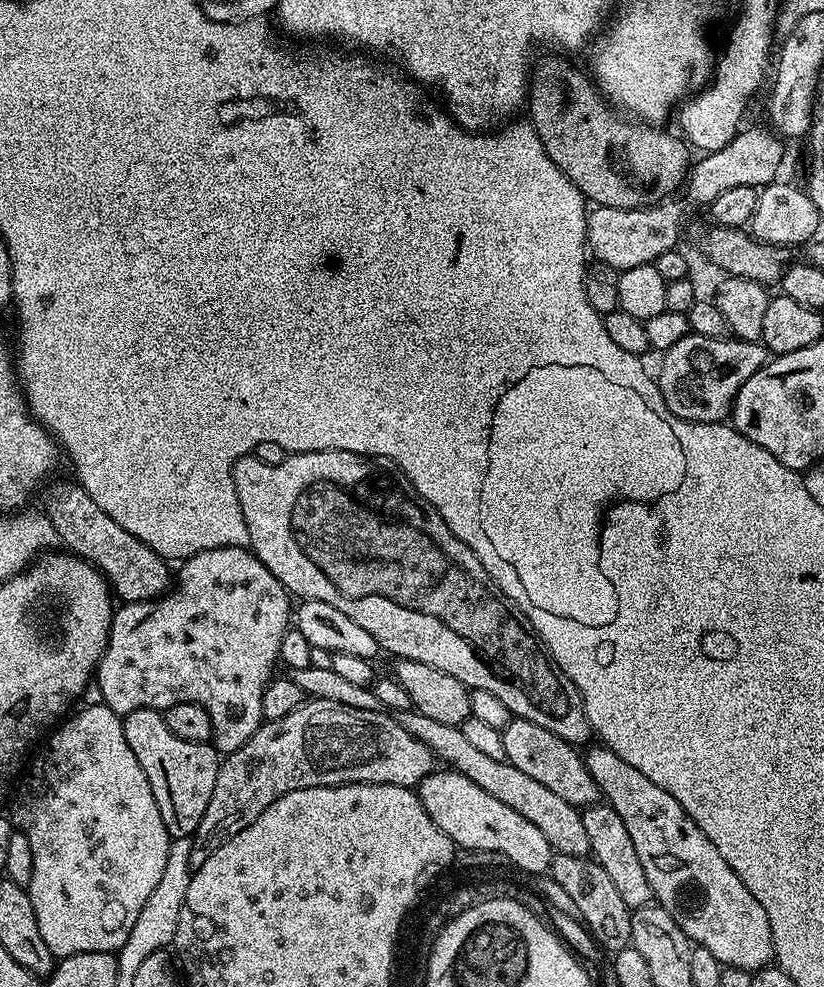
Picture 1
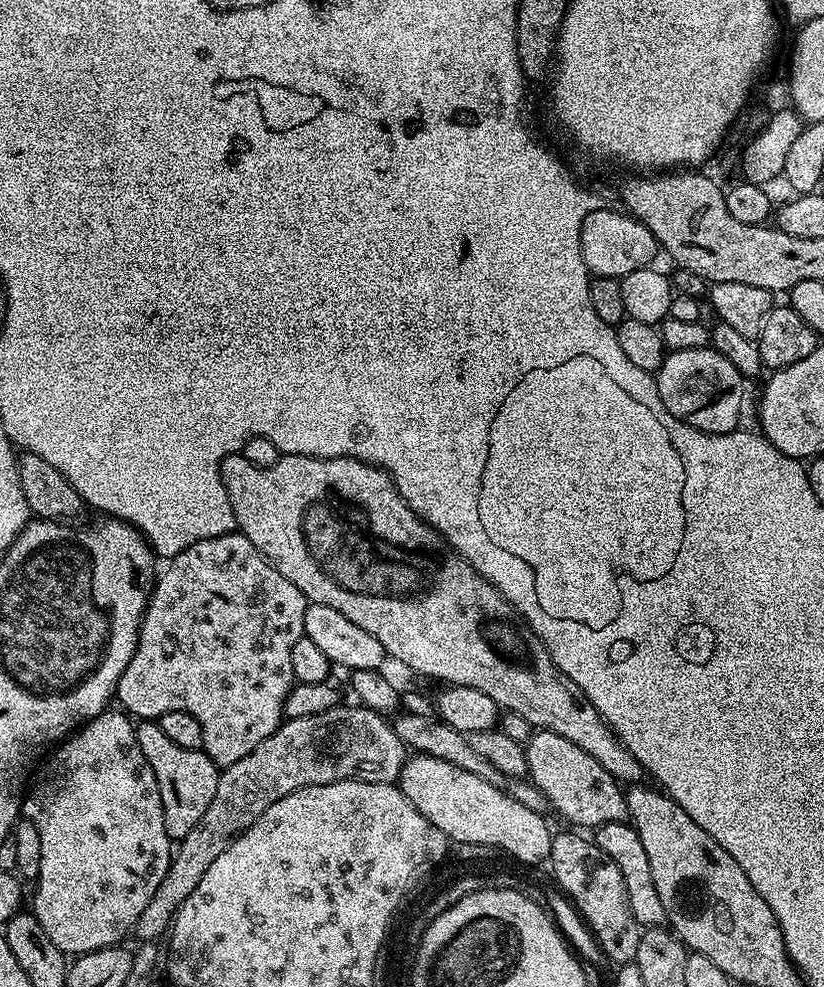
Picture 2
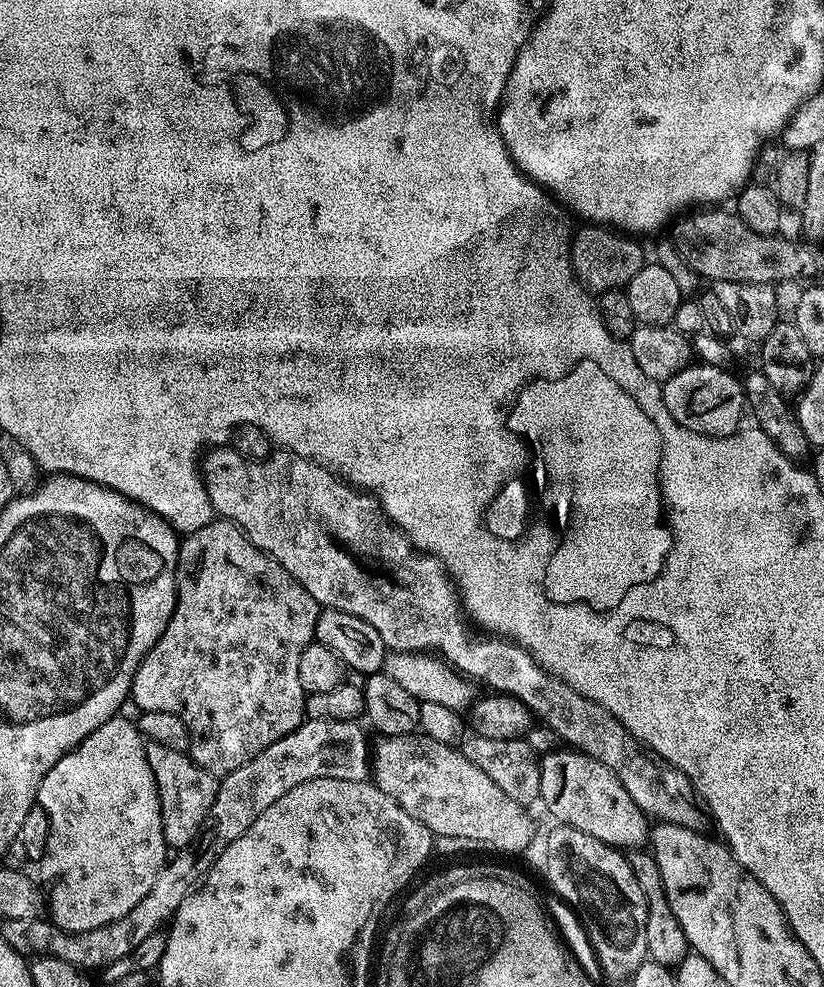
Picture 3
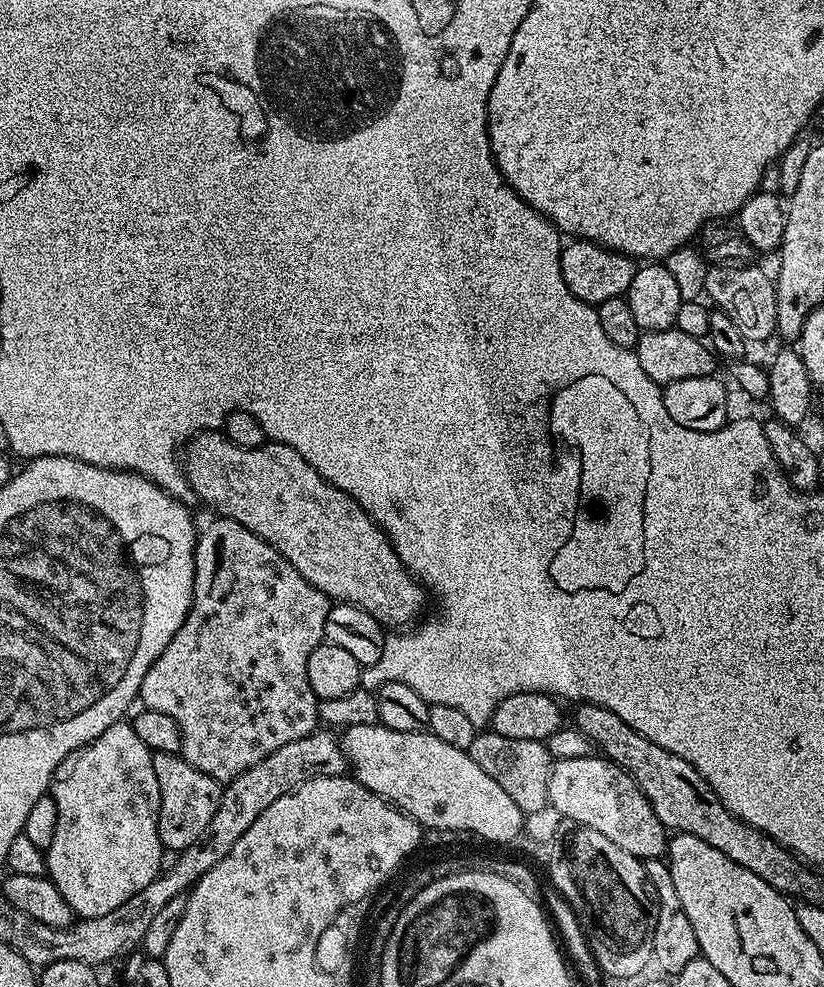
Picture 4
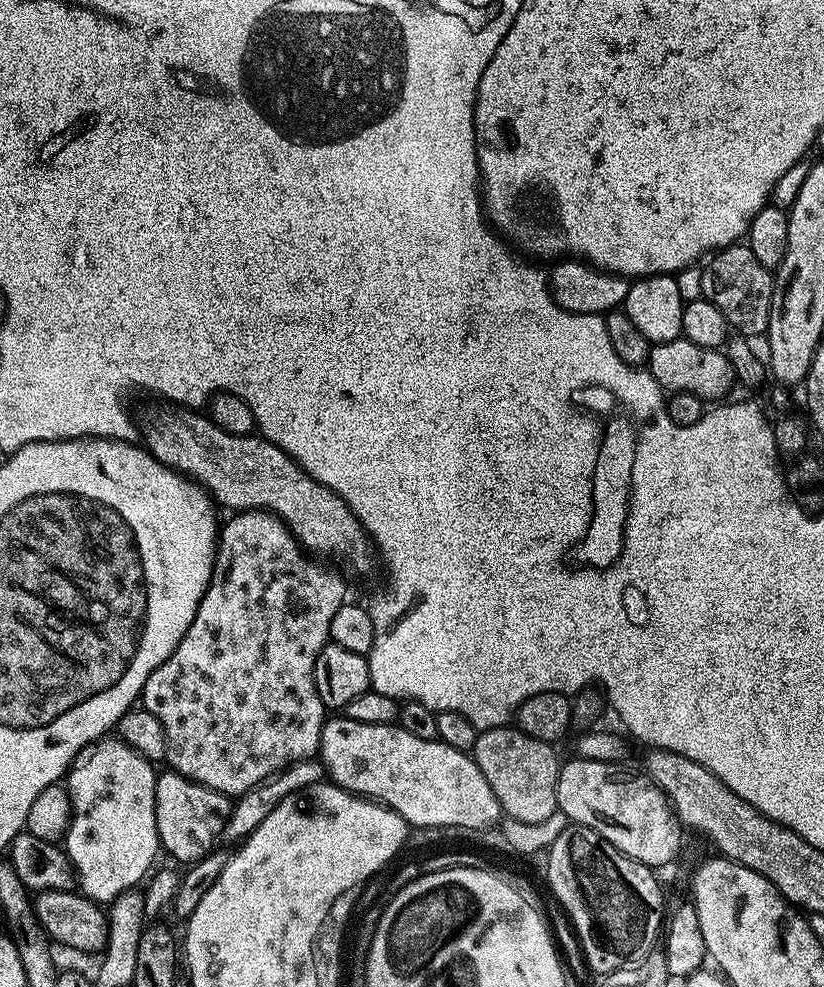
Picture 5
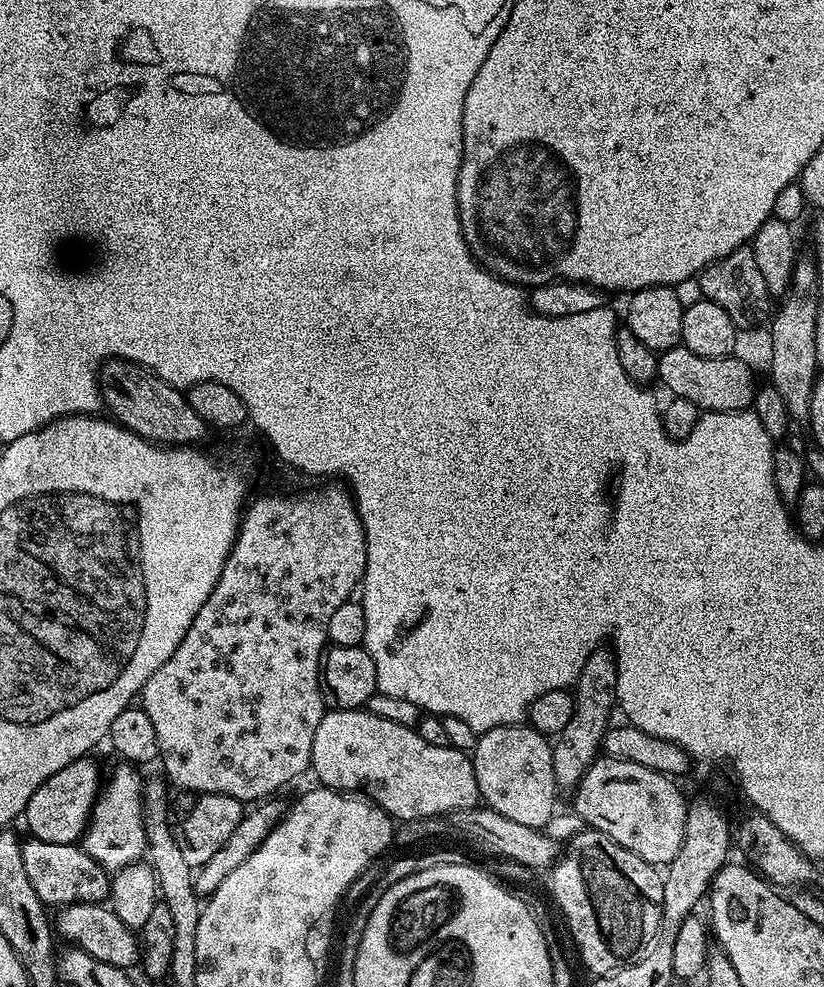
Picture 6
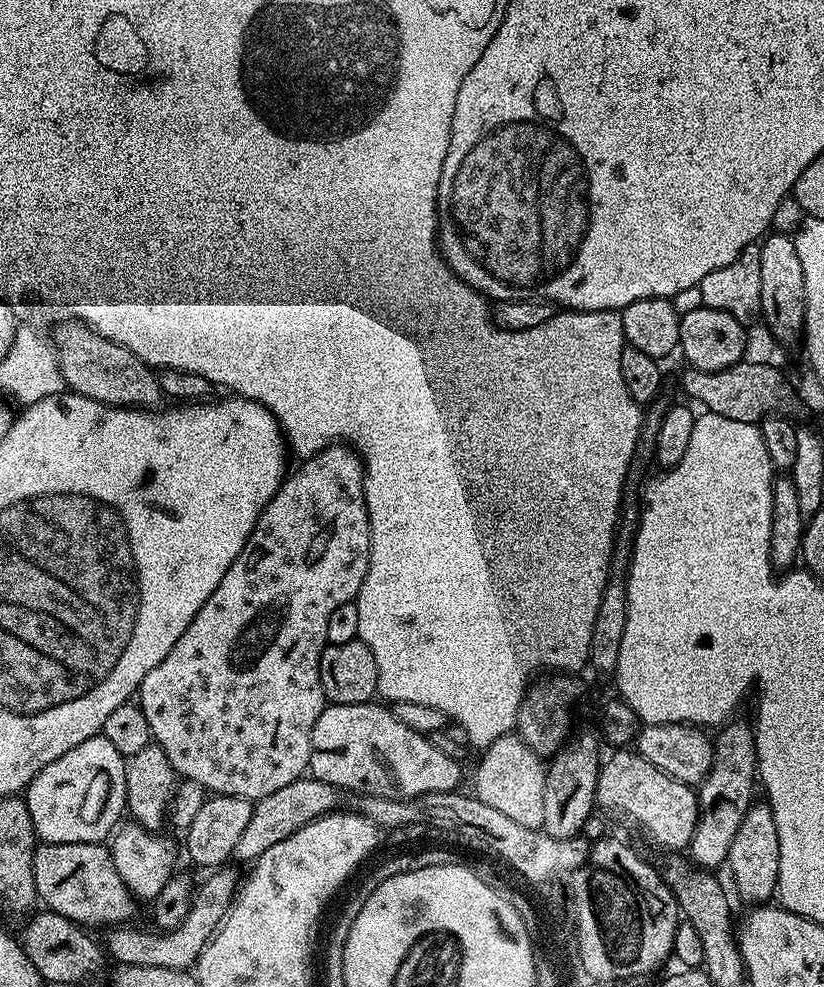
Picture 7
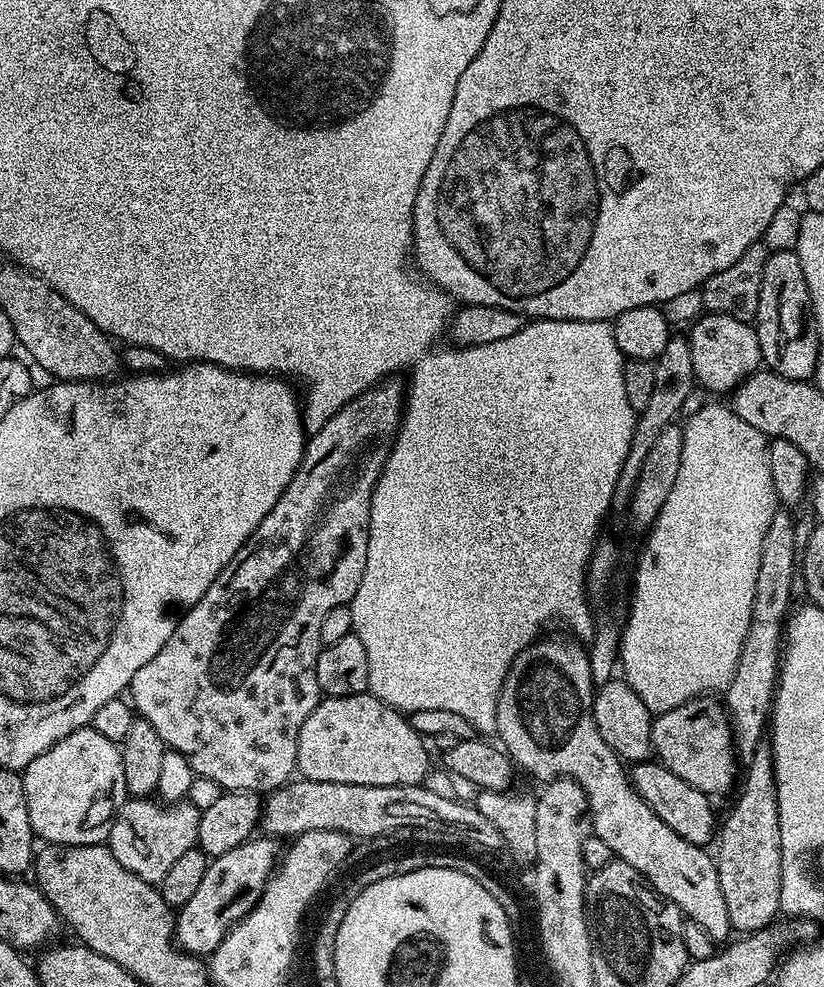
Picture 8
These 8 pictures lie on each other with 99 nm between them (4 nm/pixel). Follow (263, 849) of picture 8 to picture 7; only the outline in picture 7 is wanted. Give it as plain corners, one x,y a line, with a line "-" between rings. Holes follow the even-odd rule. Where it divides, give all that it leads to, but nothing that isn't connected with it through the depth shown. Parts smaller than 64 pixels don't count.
221,866
211,874
205,876
208,877
201,884
199,881
198,887
195,889
192,897
192,905
182,922
182,926
178,926
173,932
160,932
159,934
152,930
143,932
140,928
132,928
133,926
112,926
105,931
108,933
105,934
104,940
102,939
103,951
109,957
112,955
116,959
115,963
117,965
162,966
163,968
173,968
174,970
191,969
195,965
197,958
202,954
204,947
216,935
216,929
220,921
227,916
228,910
232,907
232,902
236,899
236,893
238,891
238,879
236,880
236,872
232,869
232,866

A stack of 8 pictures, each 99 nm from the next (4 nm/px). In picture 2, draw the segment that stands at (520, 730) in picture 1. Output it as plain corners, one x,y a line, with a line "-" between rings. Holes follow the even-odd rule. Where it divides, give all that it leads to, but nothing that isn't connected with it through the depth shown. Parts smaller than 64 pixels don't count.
536,730
533,731
532,737
524,745
524,753
528,763
527,779
544,795
549,809
553,808
562,819
577,824
577,826
572,826
580,830
588,830
584,828
595,830
610,822
628,820
628,798
620,781
606,770
602,770
602,766
598,766
598,762
594,762
594,758
590,758
590,754
586,754
586,750
574,746
574,742
566,742
566,738
553,732

